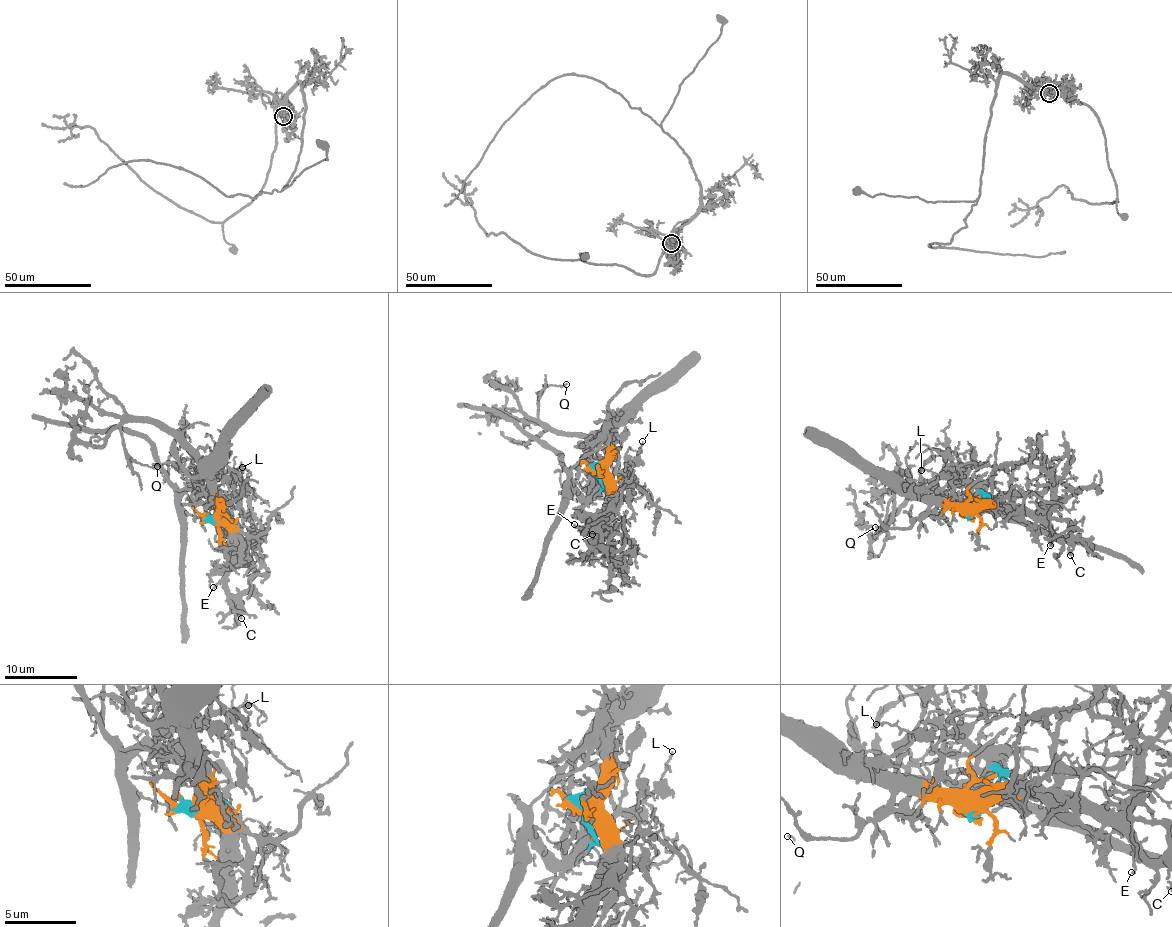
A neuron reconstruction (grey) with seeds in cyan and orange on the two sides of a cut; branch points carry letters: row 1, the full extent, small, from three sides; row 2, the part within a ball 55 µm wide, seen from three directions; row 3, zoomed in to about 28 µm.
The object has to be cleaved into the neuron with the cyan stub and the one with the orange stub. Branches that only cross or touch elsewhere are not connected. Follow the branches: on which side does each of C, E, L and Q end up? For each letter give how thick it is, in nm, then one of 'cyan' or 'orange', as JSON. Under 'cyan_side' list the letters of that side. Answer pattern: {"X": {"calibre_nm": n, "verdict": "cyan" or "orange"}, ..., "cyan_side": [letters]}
{"C": {"calibre_nm": 280, "verdict": "orange"}, "E": {"calibre_nm": 200, "verdict": "orange"}, "L": {"calibre_nm": 140, "verdict": "cyan"}, "Q": {"calibre_nm": 200, "verdict": "orange"}, "cyan_side": ["L"]}

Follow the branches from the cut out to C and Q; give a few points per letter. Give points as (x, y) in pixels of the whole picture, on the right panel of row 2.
C: (971, 513), (994, 507), (1026, 510), (1072, 546), (1069, 554)
Q: (971, 513), (962, 513), (916, 489), (912, 478), (901, 474), (883, 524), (877, 531), (875, 526)

